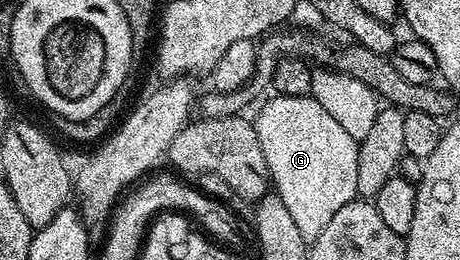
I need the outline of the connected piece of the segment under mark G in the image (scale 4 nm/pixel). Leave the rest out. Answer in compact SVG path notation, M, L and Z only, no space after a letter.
M274 94L272 98L266 98L260 104L261 112L258 113L257 119L255 118L259 145L267 161L269 178L275 188L275 194L283 201L287 213L291 213L302 237L312 241L319 237L319 233L323 233L324 227L331 222L331 217L335 217L335 213L339 213L343 205L358 198L359 141L351 137L351 133L343 130L331 118L331 113L327 113L327 109L323 109L323 105L319 105L319 101L315 101L310 94L303 96Z

